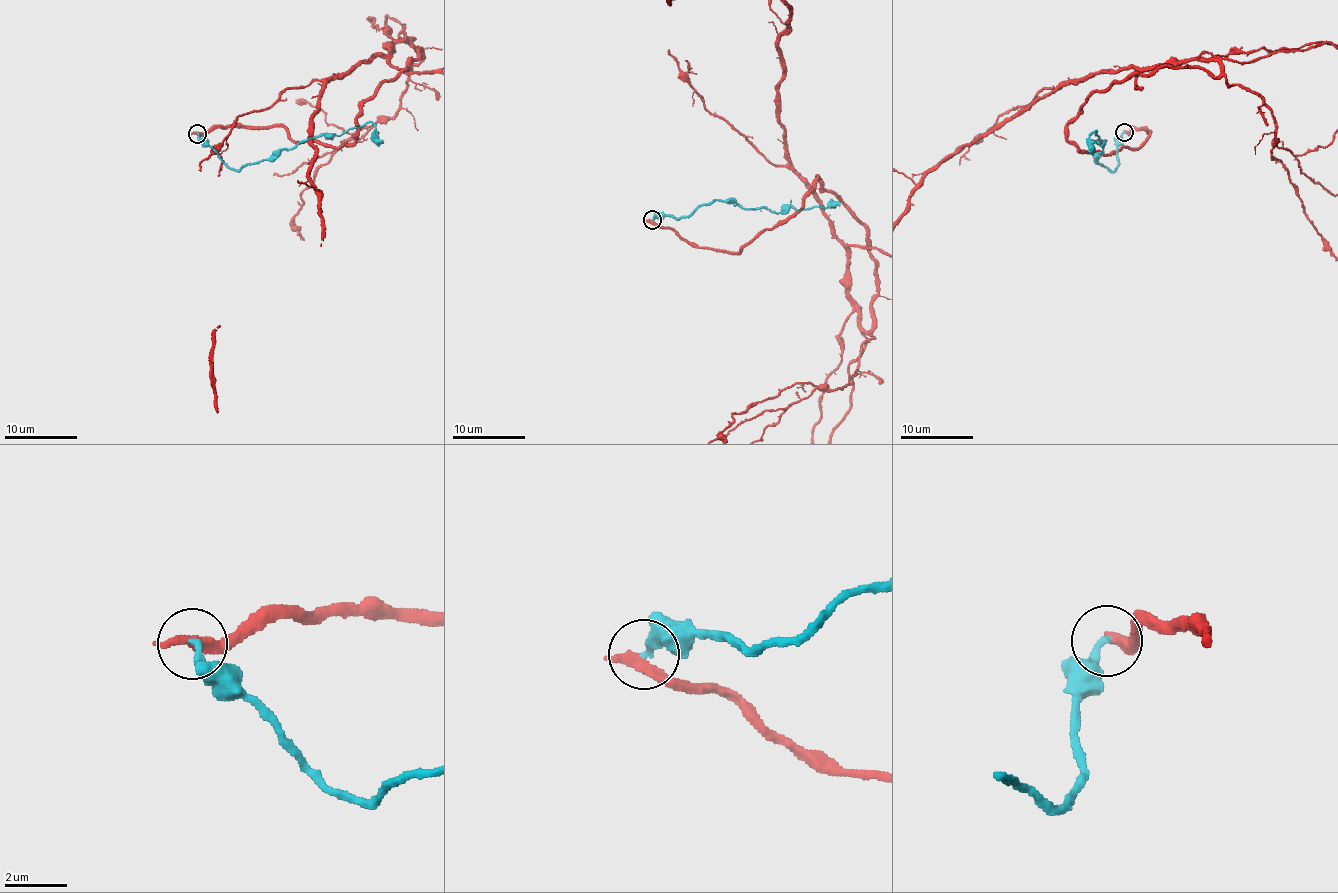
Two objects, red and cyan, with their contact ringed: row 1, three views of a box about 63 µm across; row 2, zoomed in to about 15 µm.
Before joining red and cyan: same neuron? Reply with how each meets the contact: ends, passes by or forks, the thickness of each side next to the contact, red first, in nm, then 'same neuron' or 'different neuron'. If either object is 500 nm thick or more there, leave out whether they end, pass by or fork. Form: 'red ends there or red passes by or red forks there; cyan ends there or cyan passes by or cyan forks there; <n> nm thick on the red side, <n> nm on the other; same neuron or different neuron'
red ends there; cyan ends there; 440 nm thick on the red side, 280 nm on the other; different neuron

